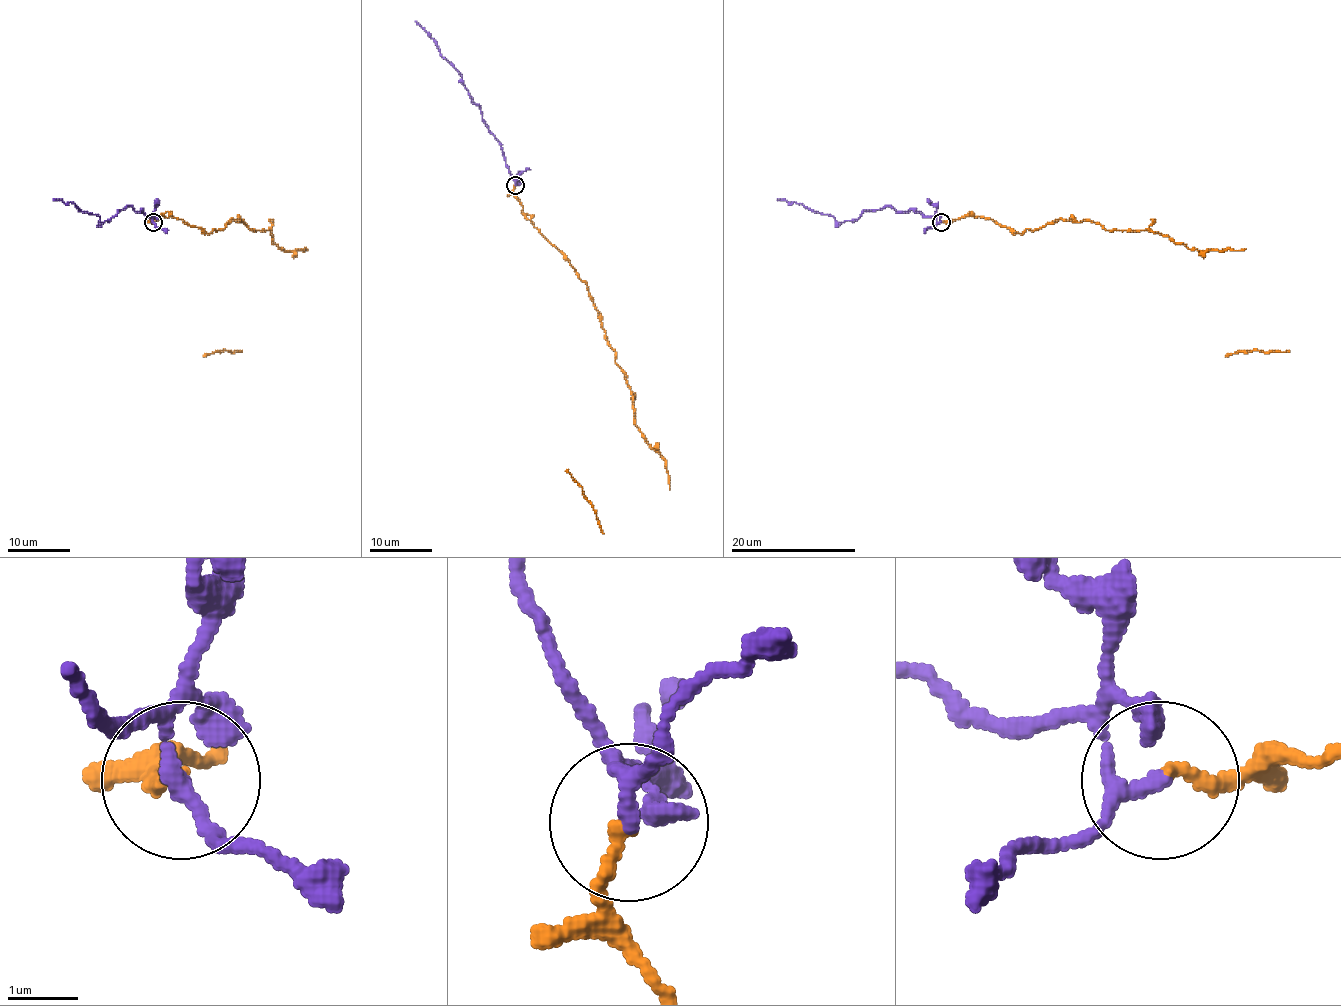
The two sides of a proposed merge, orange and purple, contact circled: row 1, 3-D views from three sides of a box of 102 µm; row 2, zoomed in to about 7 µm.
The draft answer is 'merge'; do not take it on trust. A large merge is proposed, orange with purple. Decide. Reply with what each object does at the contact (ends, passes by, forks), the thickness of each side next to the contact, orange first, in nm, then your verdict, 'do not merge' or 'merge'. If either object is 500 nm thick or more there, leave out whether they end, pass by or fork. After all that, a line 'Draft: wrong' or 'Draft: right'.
orange ends there; purple passes by; 190 nm thick on the orange side, 200 nm on the other; merge
Draft: right

